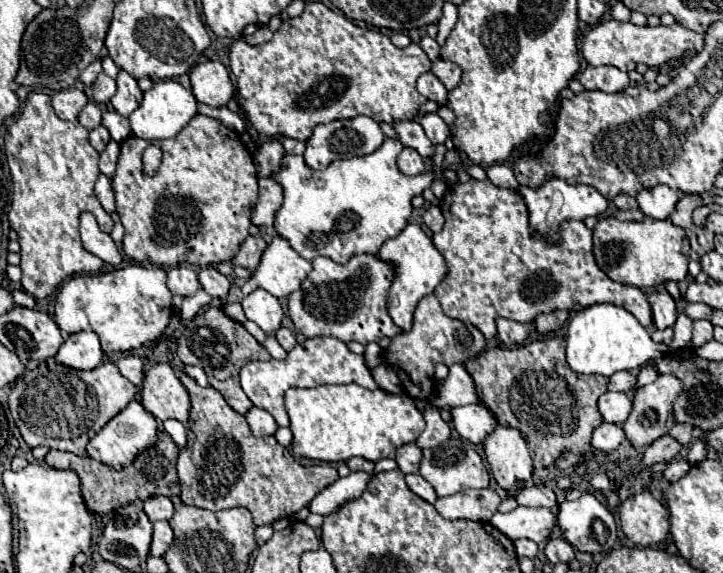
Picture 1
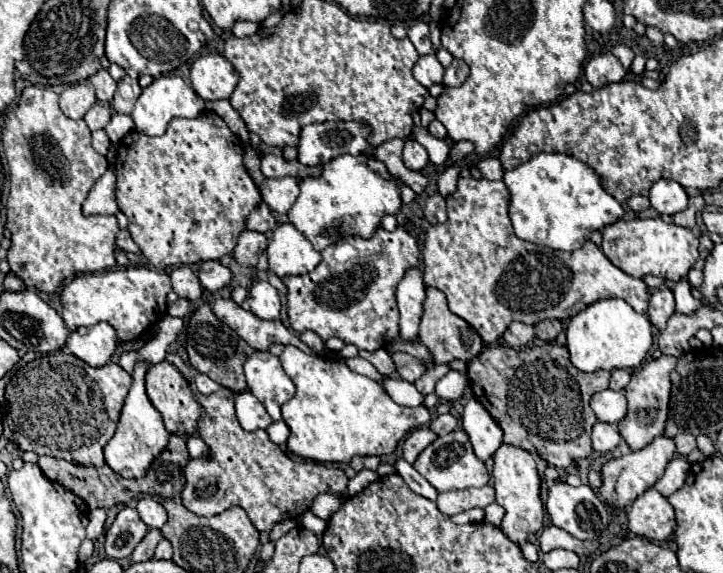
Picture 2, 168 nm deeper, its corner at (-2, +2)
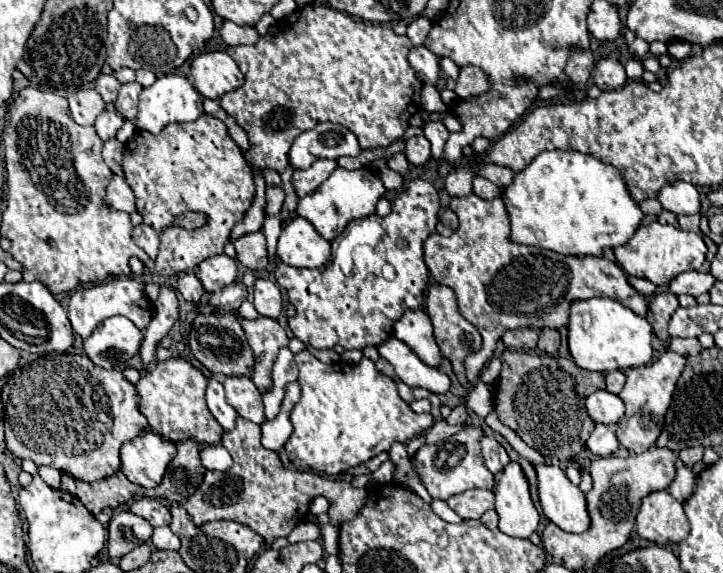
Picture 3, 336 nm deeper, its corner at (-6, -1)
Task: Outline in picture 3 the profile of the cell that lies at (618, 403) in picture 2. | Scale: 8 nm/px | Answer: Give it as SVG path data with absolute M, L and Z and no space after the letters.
M606 390L590 394L586 398L586 408L590 418L600 424L618 424L618 420L624 416L624 402L620 400L620 396Z

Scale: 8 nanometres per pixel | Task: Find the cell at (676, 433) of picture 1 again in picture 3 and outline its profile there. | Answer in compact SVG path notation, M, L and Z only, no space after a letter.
M690 446L690 448L684 448L678 452L678 458L686 464L686 466L692 466L694 462L702 460L702 454L704 454L704 448L702 446Z

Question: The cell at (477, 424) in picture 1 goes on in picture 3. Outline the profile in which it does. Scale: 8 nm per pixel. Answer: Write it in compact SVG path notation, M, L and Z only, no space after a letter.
M482 436L480 446L482 446L484 464L486 464L486 468L488 468L492 474L498 474L498 472L510 462L506 450L496 442L496 438L492 438L492 436Z

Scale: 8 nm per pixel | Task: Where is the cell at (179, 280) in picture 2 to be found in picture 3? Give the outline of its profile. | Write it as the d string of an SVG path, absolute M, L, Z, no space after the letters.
M192 270L178 274L178 286L176 288L184 296L186 302L198 304L202 300L202 296L204 296L204 286L202 286L202 282L196 278L196 274Z

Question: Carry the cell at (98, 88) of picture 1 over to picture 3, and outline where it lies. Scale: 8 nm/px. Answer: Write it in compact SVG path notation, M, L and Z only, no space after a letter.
M100 74L94 80L94 86L96 86L96 90L100 92L100 96L106 104L112 104L118 96L118 90L120 90L120 82L116 80L114 74Z

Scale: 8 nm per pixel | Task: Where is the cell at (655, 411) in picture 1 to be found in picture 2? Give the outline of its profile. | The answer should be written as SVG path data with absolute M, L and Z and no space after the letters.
M672 355L650 359L642 369L632 373L630 383L624 387L624 395L628 399L628 411L626 417L616 423L616 427L632 451L646 447L654 437L662 435L664 431L668 401L670 401L670 371L676 367L676 361L678 359Z

